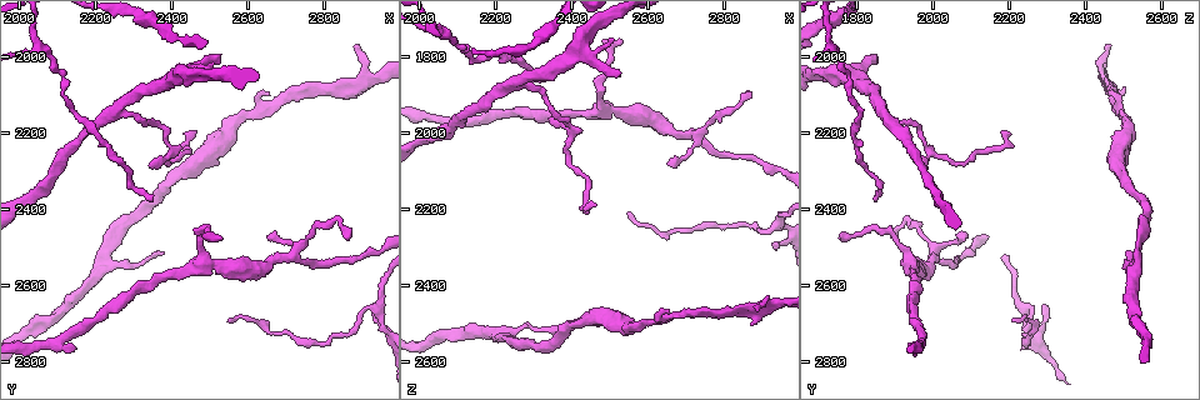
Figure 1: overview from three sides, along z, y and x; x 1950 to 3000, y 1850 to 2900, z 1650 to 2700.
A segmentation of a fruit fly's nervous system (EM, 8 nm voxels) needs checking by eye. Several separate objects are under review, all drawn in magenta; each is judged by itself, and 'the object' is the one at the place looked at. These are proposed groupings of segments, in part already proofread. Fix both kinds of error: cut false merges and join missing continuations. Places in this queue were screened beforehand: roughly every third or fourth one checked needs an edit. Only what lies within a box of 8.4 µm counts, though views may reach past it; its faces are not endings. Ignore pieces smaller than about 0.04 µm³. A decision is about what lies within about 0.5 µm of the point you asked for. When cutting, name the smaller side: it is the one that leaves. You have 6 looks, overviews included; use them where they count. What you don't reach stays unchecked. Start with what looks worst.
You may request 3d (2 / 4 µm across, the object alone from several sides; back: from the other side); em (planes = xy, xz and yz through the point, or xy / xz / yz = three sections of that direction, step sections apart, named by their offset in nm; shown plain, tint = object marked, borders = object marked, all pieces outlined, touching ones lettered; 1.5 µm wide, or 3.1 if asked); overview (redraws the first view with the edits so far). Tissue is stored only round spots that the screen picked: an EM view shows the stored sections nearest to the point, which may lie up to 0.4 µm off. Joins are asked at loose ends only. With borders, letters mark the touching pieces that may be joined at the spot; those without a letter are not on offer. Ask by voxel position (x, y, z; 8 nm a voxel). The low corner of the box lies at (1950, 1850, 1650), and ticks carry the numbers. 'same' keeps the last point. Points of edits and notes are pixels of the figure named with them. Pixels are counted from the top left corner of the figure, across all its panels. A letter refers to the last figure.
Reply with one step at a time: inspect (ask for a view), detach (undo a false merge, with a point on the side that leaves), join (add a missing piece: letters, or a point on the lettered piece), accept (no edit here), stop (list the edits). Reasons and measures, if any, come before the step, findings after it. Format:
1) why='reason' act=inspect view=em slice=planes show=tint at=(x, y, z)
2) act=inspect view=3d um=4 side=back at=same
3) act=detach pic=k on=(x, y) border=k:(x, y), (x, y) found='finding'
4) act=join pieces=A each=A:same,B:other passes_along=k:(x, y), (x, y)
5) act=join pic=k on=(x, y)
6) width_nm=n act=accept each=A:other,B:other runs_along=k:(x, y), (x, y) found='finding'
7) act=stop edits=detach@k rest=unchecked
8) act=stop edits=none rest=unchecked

why='free end' act=inspect view=em slice=planes show=plain at=(2890, 1960, 2460)

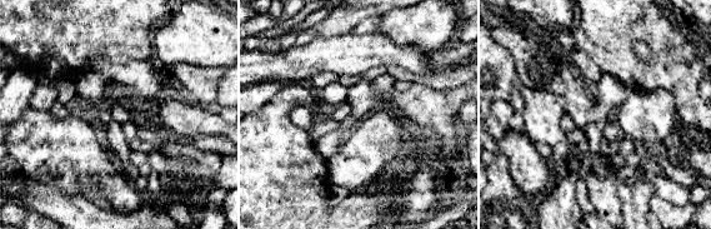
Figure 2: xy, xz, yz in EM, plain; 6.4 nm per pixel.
why='where the object lies' act=inspect view=em slice=planes show=tint at=same

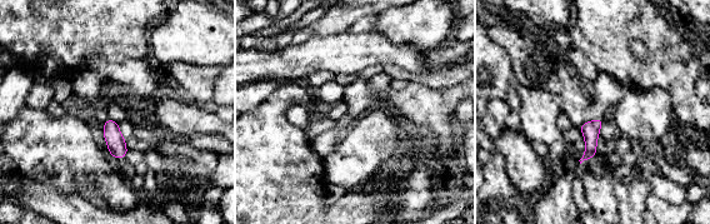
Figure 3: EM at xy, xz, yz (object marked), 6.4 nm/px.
why='what lies round it' act=inspect view=em slice=planes show=borders at=same

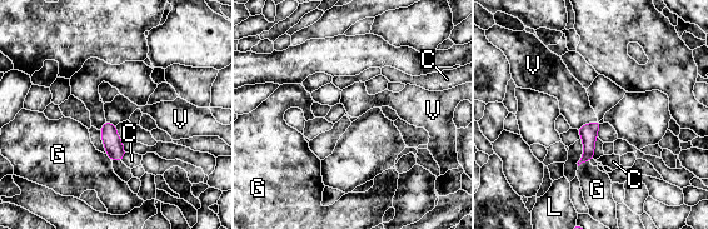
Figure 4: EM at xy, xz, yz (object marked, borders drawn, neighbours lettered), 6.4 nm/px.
act=accept each=C:other,G:other,L:other,V:other border=4:(597, 119), (584, 123), (577, 129) found='no lettered piece goes on from it'

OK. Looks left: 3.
why='sudden change in width' act=inspect view=em slice=xy step=8 show=borders at=(2560, 2175, 2515)

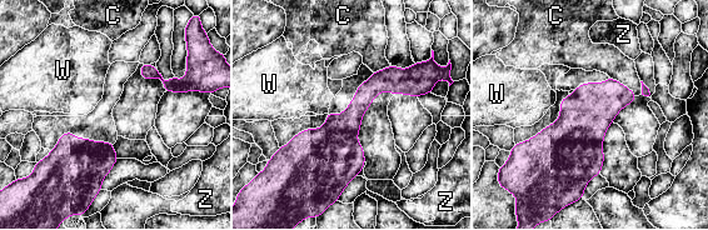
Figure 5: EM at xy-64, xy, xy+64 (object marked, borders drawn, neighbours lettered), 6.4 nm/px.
act=inspect view=em slice=planes show=borders at=same

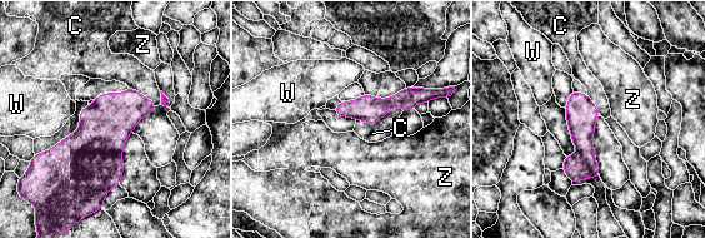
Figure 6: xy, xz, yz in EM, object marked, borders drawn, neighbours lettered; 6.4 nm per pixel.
width_nm=140 act=accept each=C:other,W:other,Z:other runs_along=6:(419, 94), (374, 109), (338, 109) found='one cell here'

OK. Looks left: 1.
act=stop edits=none rest=unchecked

